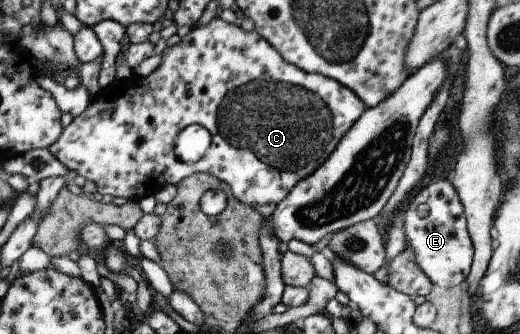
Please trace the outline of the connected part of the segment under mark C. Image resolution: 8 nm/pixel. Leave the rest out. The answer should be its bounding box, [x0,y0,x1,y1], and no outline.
[46,17,364,204]

